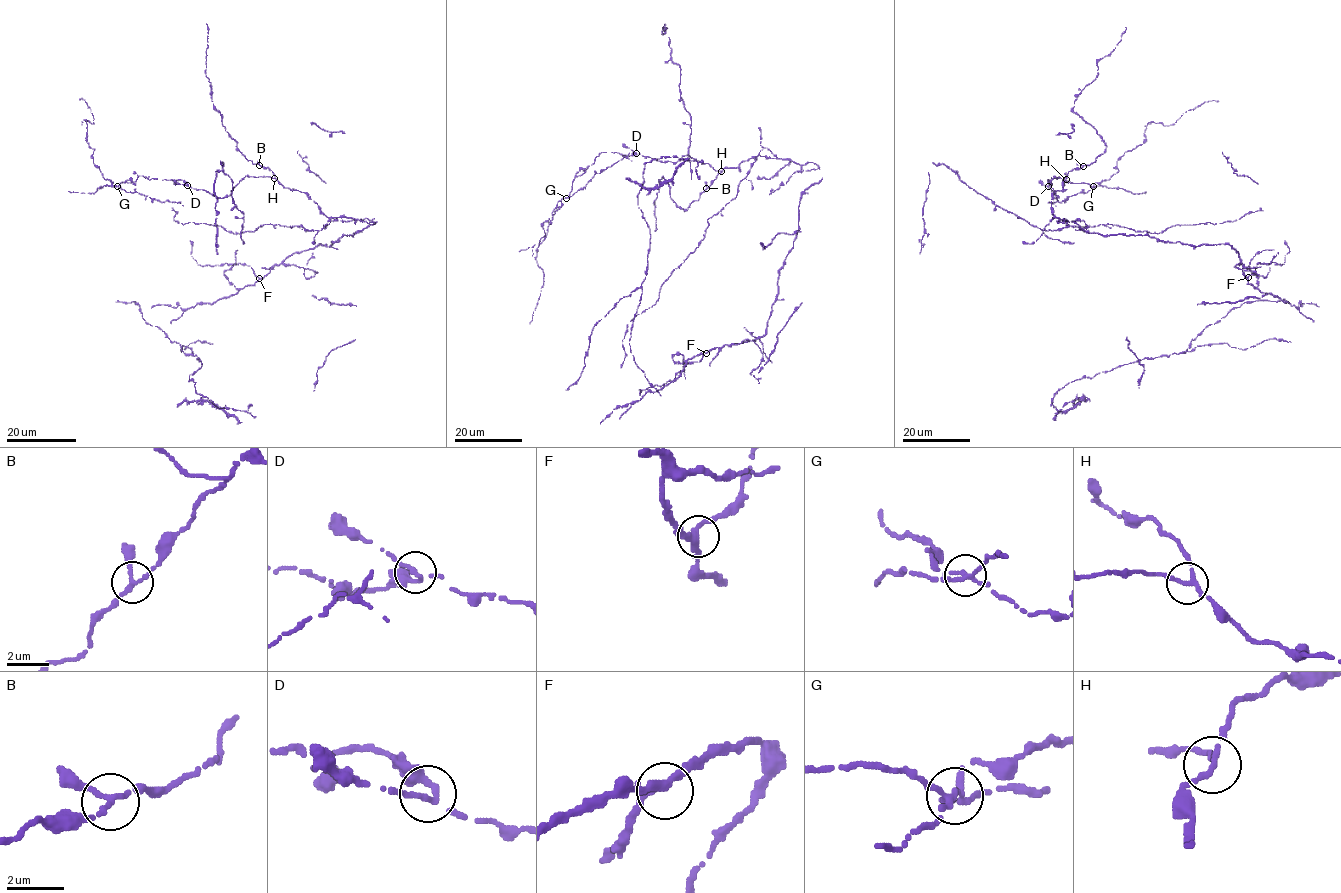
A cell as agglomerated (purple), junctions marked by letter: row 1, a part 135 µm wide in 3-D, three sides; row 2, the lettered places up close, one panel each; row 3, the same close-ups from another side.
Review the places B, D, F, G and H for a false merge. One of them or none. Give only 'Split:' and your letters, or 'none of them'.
Split: G

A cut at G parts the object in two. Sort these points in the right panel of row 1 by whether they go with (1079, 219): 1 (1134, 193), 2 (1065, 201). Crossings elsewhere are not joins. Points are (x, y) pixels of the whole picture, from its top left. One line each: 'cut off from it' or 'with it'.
1: with it
2: cut off from it

